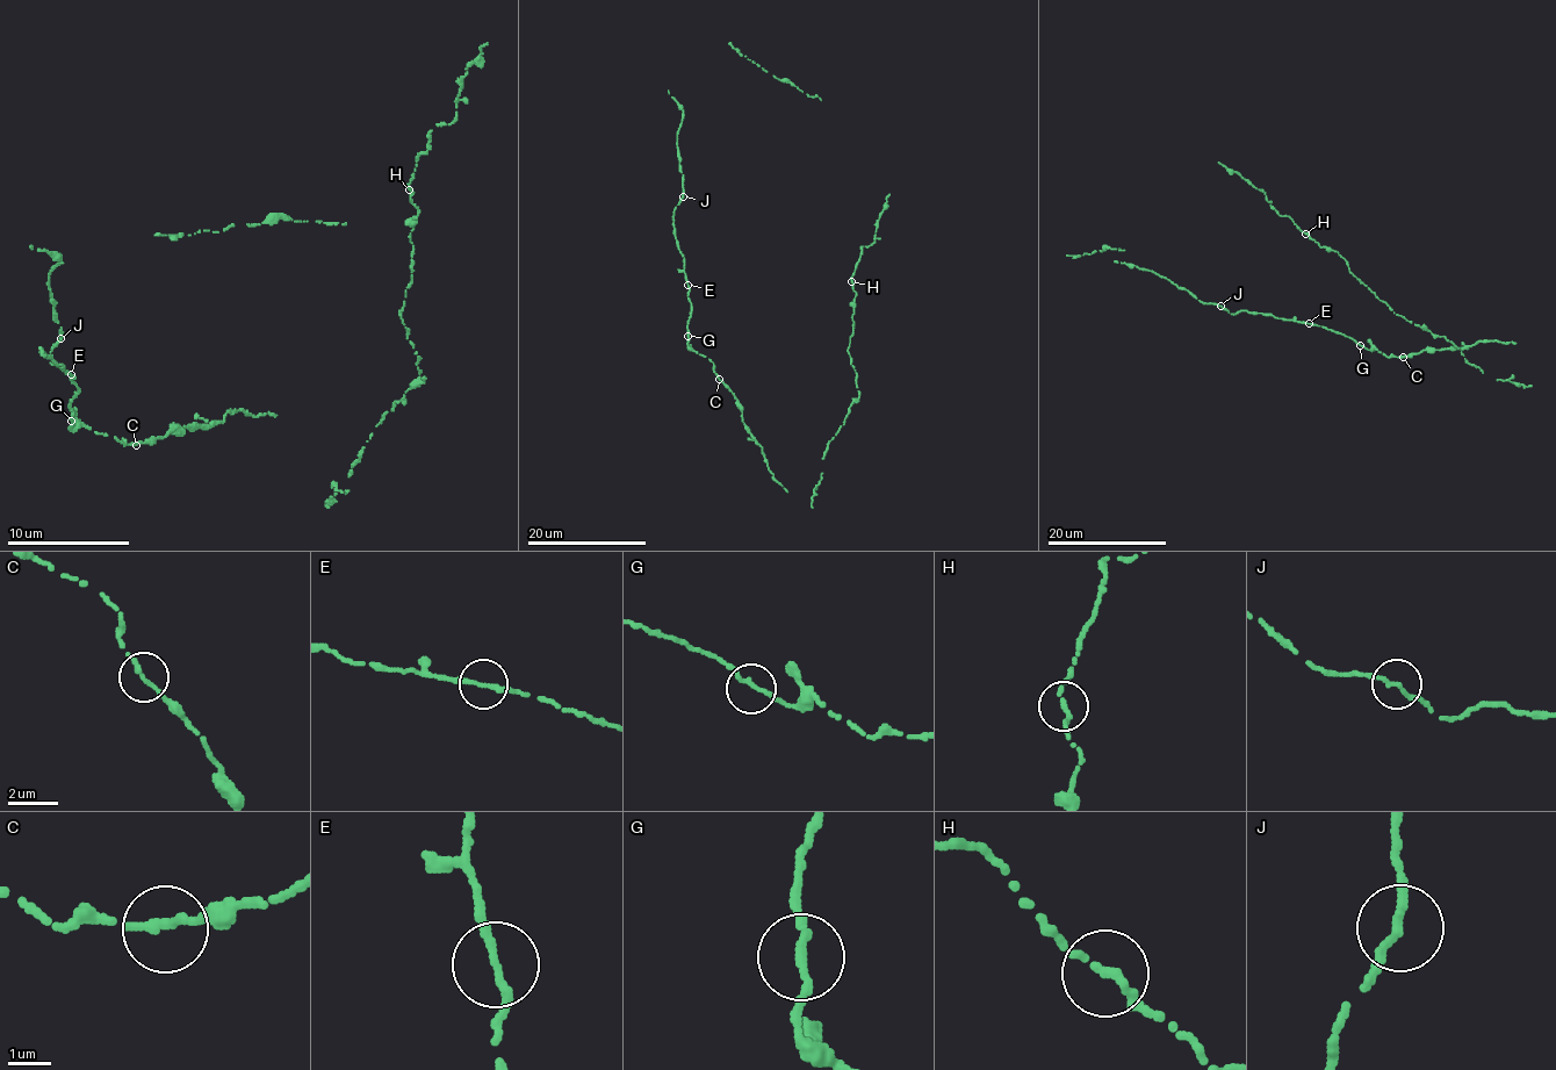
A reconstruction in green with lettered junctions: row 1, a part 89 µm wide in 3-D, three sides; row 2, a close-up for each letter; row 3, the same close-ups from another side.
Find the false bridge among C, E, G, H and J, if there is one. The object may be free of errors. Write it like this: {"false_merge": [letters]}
{"false_merge": []}

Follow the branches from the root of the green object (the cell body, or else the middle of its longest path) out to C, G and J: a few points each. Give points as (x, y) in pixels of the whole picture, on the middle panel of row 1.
C: (741, 415), (741, 406), (719, 379)
G: (741, 415), (741, 406), (713, 371), (713, 364), (688, 345), (688, 336)
J: (741, 415), (741, 406), (713, 371), (713, 364), (688, 345), (689, 287), (672, 223), (672, 212), (683, 196)

